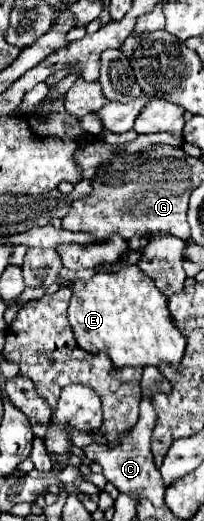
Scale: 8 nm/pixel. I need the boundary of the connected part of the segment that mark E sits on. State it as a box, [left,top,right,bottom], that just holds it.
[68,265,186,369]

